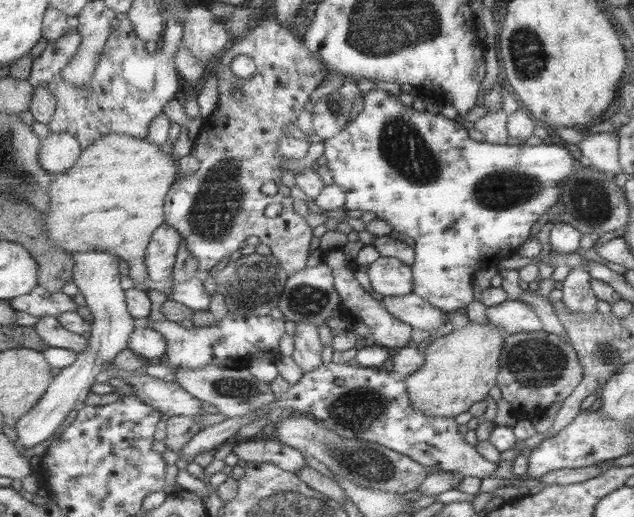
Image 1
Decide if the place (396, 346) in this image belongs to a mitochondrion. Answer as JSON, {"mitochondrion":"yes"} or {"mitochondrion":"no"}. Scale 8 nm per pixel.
{"mitochondrion":"no"}

